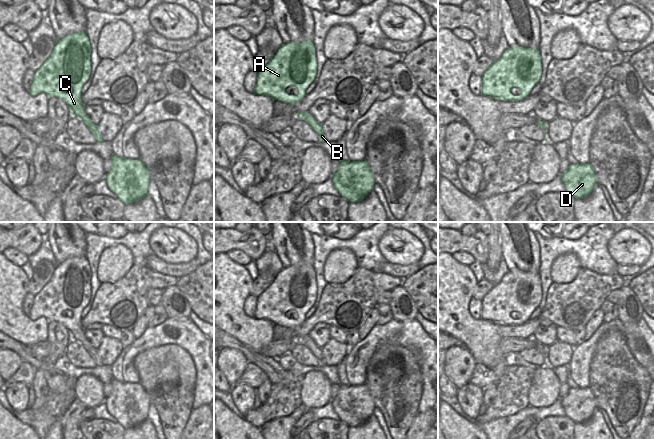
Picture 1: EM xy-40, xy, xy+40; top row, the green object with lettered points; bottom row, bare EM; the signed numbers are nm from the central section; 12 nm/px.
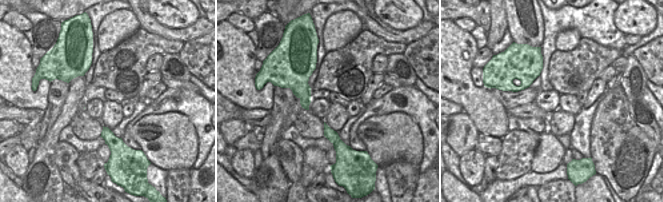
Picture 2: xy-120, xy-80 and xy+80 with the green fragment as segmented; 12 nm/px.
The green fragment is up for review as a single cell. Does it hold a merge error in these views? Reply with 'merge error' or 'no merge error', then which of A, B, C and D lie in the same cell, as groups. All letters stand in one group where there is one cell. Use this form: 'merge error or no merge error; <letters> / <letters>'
no merge error; A B C D

